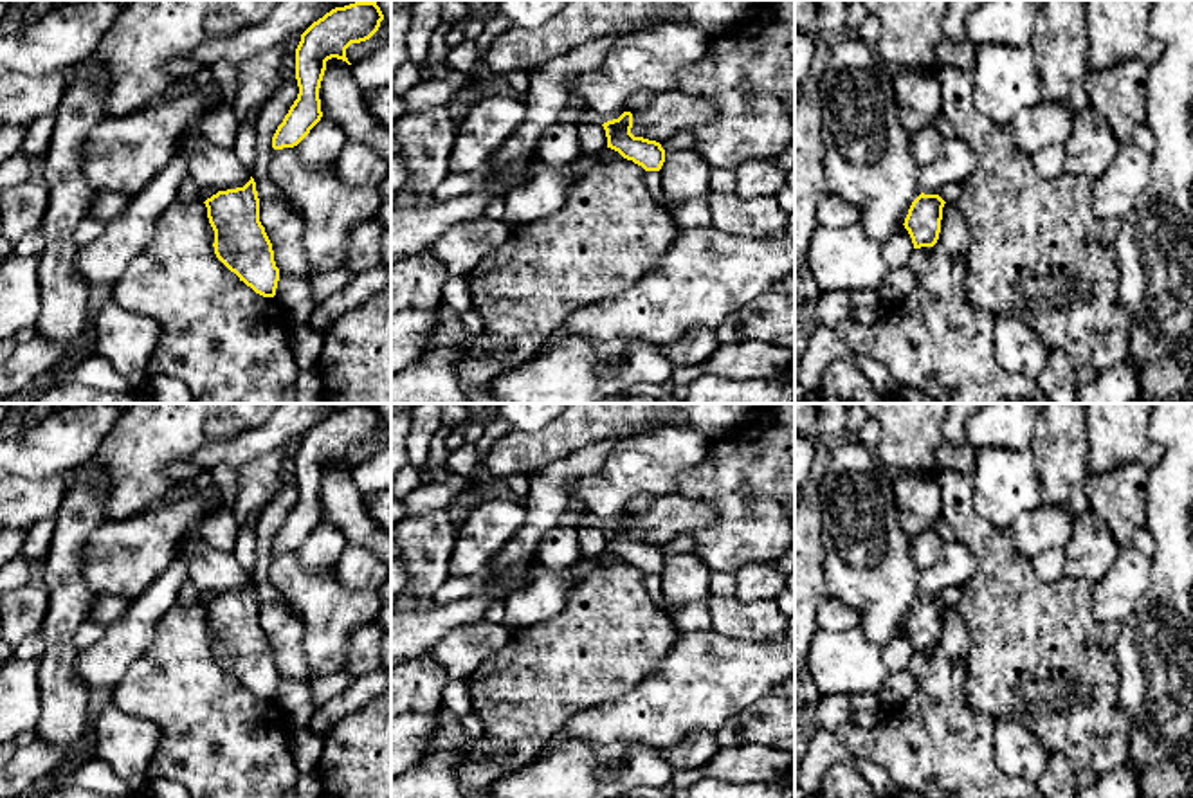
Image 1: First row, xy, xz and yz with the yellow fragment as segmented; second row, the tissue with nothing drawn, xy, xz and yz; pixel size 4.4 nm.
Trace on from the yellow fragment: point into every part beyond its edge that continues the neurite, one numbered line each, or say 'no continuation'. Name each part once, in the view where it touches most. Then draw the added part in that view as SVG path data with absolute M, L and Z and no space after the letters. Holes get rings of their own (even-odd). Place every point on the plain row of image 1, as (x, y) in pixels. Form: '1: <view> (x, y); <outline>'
no continuation

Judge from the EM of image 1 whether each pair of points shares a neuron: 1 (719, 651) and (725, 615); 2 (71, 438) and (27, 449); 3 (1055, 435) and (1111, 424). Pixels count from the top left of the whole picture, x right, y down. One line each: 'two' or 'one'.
1: two
2: one
3: two

